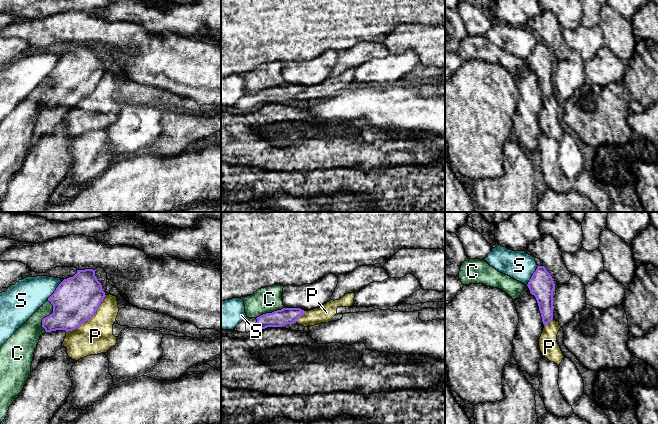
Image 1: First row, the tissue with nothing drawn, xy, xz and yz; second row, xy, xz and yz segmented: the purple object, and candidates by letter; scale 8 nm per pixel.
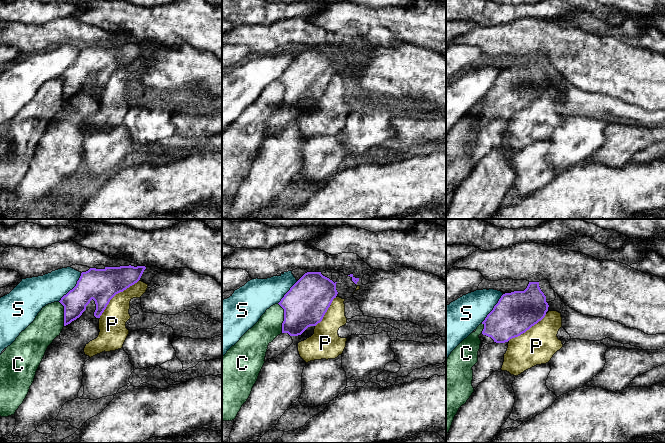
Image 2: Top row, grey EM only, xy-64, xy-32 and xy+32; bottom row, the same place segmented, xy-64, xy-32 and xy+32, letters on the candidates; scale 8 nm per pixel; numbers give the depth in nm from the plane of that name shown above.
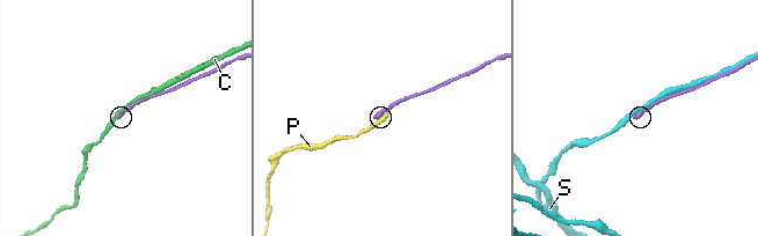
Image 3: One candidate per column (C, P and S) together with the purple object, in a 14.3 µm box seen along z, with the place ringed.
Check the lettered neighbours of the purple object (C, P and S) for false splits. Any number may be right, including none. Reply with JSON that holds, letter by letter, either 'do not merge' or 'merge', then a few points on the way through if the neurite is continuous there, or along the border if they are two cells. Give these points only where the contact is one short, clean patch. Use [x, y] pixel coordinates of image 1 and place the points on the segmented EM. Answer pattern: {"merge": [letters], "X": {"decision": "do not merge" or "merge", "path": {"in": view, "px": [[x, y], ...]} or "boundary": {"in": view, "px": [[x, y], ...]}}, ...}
{"merge": [], "C": {"decision": "do not merge"}, "P": {"decision": "do not merge"}, "S": {"decision": "do not merge"}}

